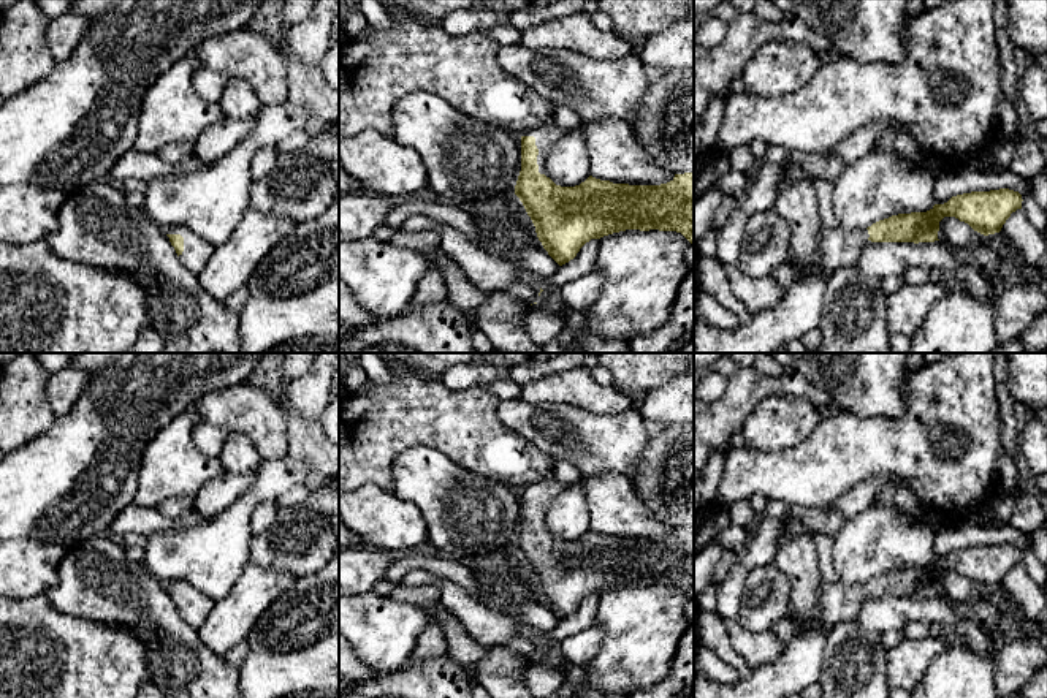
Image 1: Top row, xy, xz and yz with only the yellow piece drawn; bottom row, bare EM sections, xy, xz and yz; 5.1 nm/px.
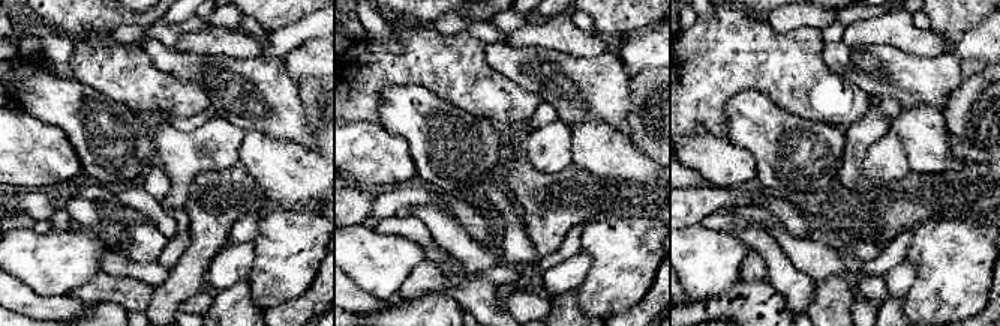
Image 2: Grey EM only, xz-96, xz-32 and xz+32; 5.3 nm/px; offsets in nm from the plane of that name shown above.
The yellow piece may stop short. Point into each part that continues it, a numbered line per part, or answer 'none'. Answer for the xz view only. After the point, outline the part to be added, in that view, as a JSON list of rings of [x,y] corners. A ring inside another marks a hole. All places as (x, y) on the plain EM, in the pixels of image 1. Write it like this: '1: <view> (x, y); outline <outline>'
1: xz (545, 489); outline [[[550,473],[548,476],[526,486],[521,491],[534,491],[535,492],[535,500],[539,503],[539,510],[537,510],[537,519],[539,519],[539,527],[545,529],[545,510],[548,506],[548,503],[559,495],[567,486],[559,483],[553,473]]]

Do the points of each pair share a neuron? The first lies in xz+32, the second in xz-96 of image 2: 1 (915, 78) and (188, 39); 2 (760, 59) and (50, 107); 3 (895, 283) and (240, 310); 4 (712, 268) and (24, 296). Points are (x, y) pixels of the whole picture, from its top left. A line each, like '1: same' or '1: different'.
1: different
2: different
3: different
4: different

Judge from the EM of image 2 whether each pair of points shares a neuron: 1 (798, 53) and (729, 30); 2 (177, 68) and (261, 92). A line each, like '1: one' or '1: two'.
1: one
2: one

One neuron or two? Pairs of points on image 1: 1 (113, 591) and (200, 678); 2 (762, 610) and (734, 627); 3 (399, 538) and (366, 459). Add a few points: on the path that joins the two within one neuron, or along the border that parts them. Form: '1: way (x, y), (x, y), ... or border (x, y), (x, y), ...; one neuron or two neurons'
1: way (137, 603), (160, 627), (176, 654); one neuron
2: border (735, 618), (748, 630), (772, 630); two neurons
3: border (355, 488), (365, 483), (376, 483), (393, 494); two neurons

